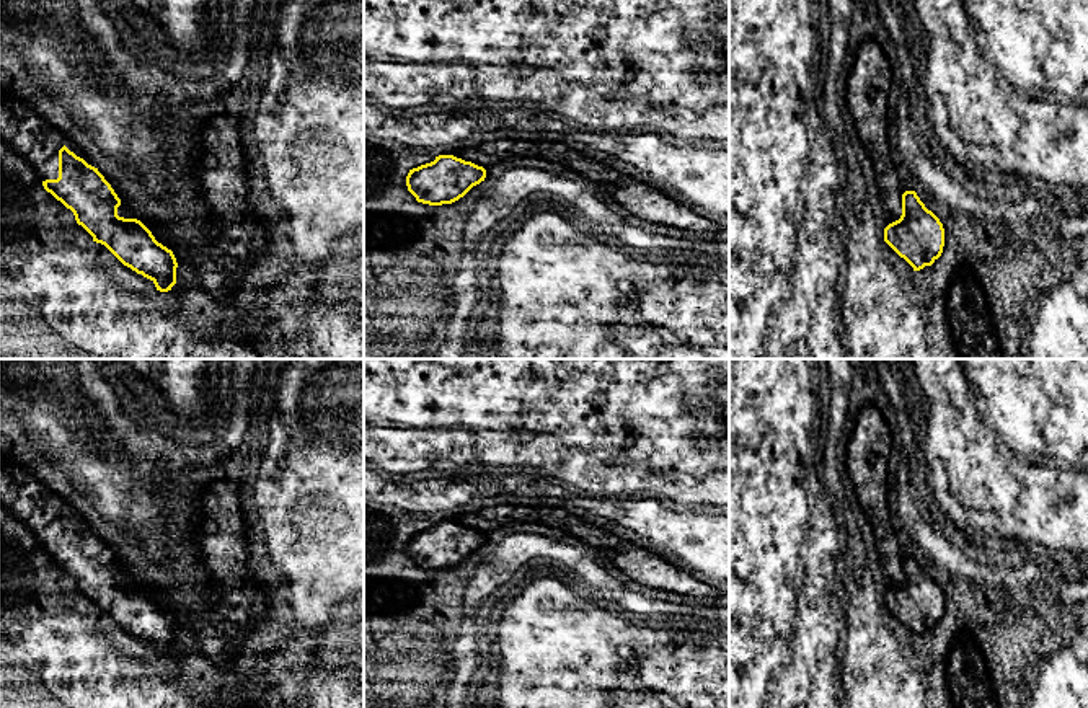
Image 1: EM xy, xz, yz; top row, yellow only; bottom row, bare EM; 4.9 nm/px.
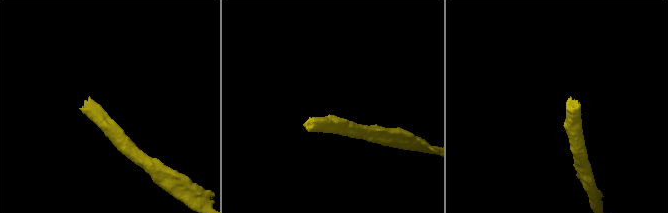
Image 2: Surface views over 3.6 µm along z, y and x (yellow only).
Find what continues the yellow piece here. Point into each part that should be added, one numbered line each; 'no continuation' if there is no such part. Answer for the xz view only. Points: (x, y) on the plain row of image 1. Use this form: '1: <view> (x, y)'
no continuation

